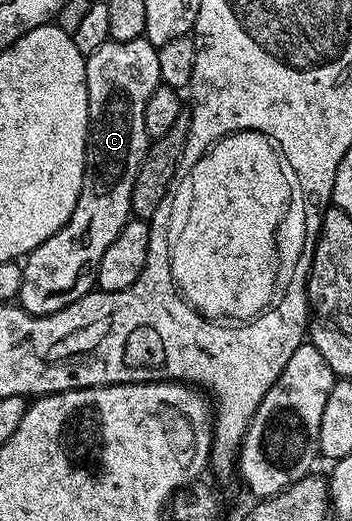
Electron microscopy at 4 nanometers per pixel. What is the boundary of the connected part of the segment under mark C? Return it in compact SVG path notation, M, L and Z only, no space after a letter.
M109 40L100 50L86 57L86 85L90 107L90 135L86 138L86 169L82 179L80 198L76 198L76 210L72 218L52 238L48 238L36 250L25 257L22 264L24 282L20 286L17 303L29 316L50 316L64 310L82 296L90 295L96 284L98 263L104 258L104 250L116 242L122 227L131 219L132 182L136 182L136 170L146 156L148 137L144 130L144 106L148 98L160 87L160 58L158 50L147 40L116 42Z

